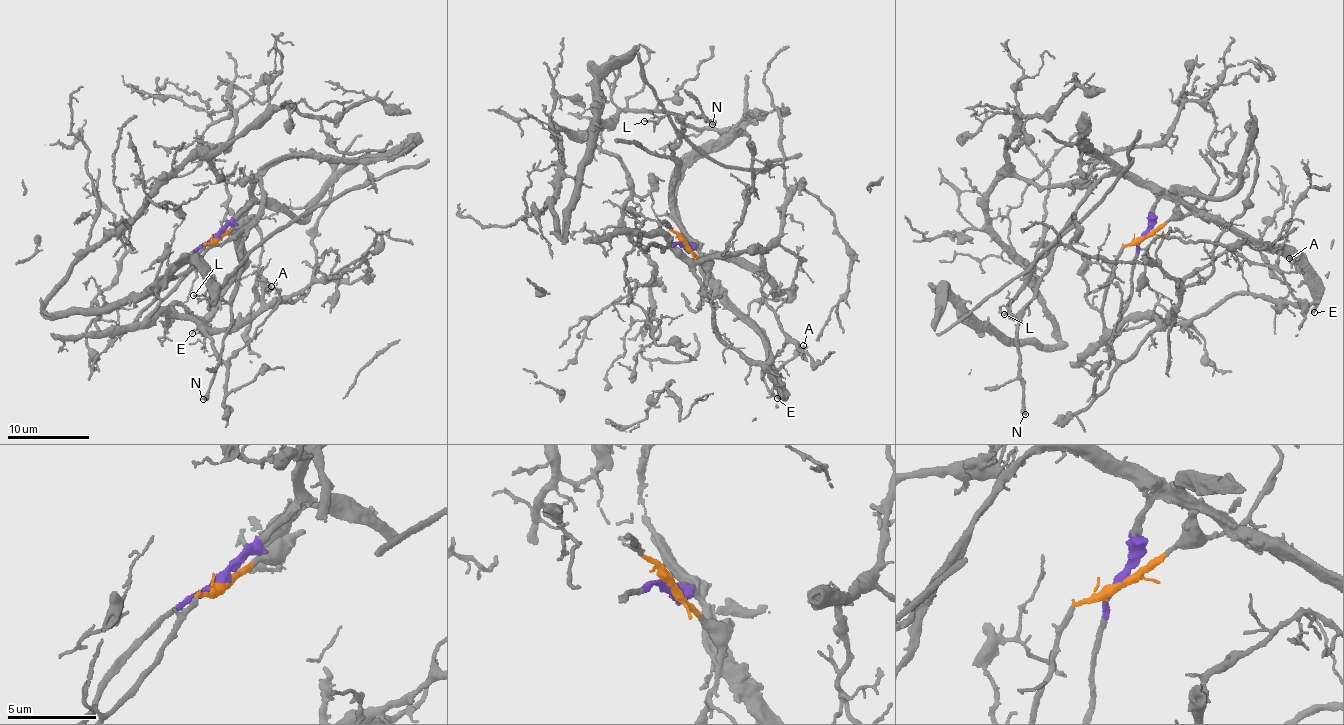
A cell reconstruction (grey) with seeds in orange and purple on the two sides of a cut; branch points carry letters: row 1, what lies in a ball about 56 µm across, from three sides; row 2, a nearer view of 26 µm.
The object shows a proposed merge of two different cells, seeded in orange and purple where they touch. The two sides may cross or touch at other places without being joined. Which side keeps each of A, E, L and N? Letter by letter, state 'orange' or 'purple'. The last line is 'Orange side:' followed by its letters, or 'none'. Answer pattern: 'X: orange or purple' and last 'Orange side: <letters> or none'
A: orange
E: purple
L: purple
N: purple
Orange side: A

